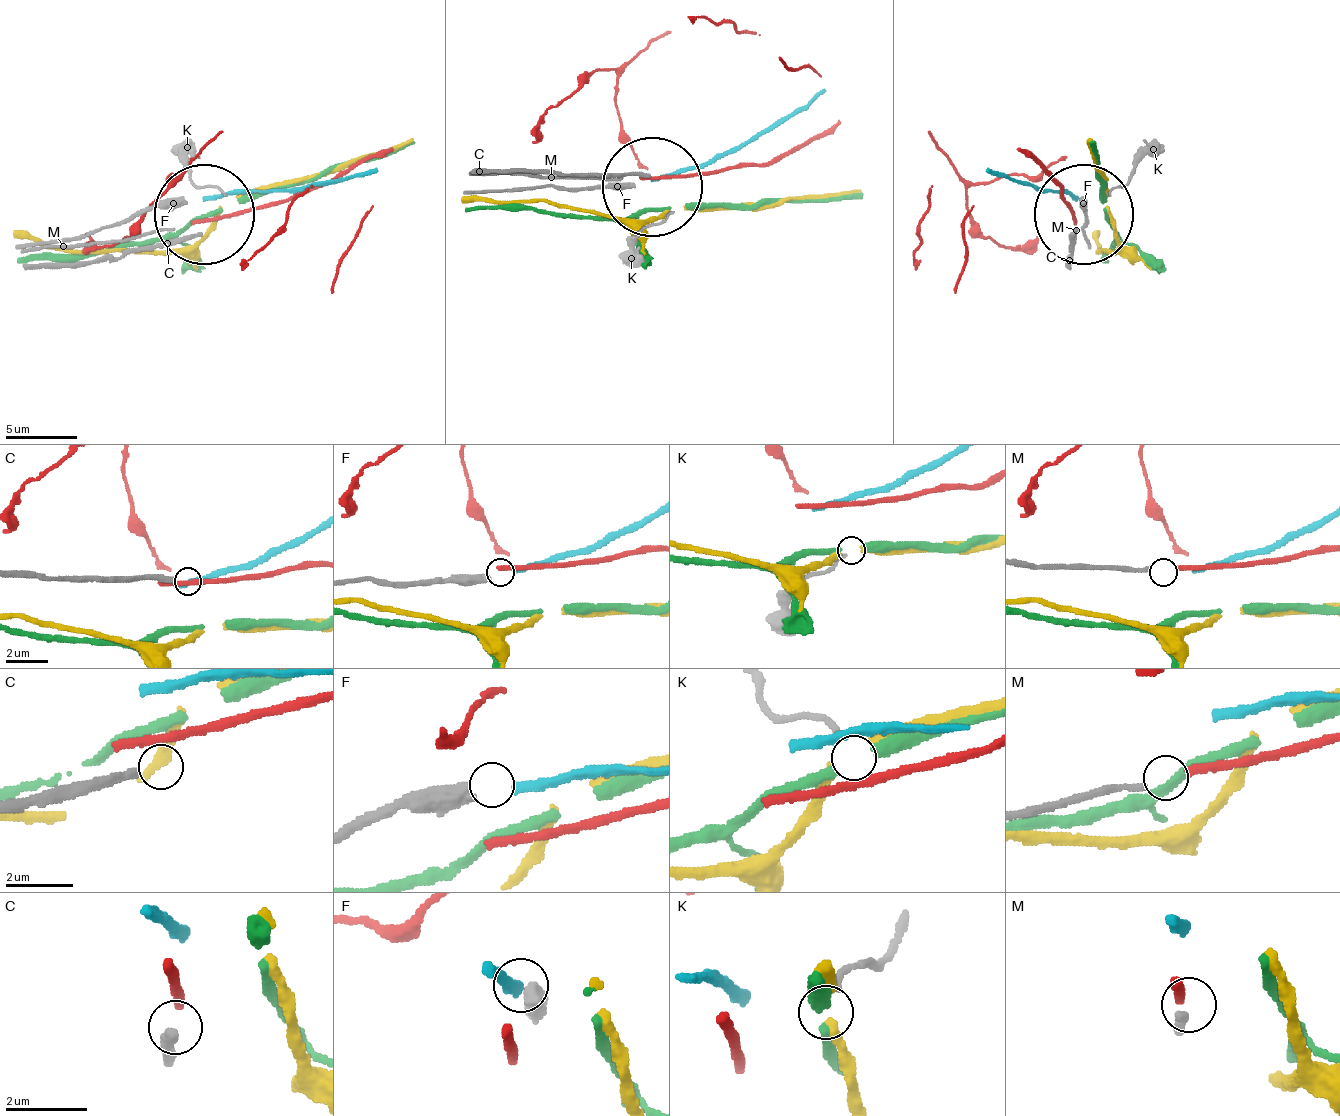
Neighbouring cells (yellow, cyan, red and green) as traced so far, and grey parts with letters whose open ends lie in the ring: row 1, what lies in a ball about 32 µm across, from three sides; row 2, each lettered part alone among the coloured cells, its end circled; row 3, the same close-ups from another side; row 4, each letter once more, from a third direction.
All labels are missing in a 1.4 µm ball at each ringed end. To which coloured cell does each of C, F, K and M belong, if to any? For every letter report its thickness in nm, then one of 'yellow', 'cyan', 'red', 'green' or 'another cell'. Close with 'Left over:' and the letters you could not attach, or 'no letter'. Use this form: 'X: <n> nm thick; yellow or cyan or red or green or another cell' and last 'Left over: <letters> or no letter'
C: 280 nm thick; another cell
F: 400 nm thick; cyan
K: 160 nm thick; green
M: 180 nm thick; red
Left over: C

